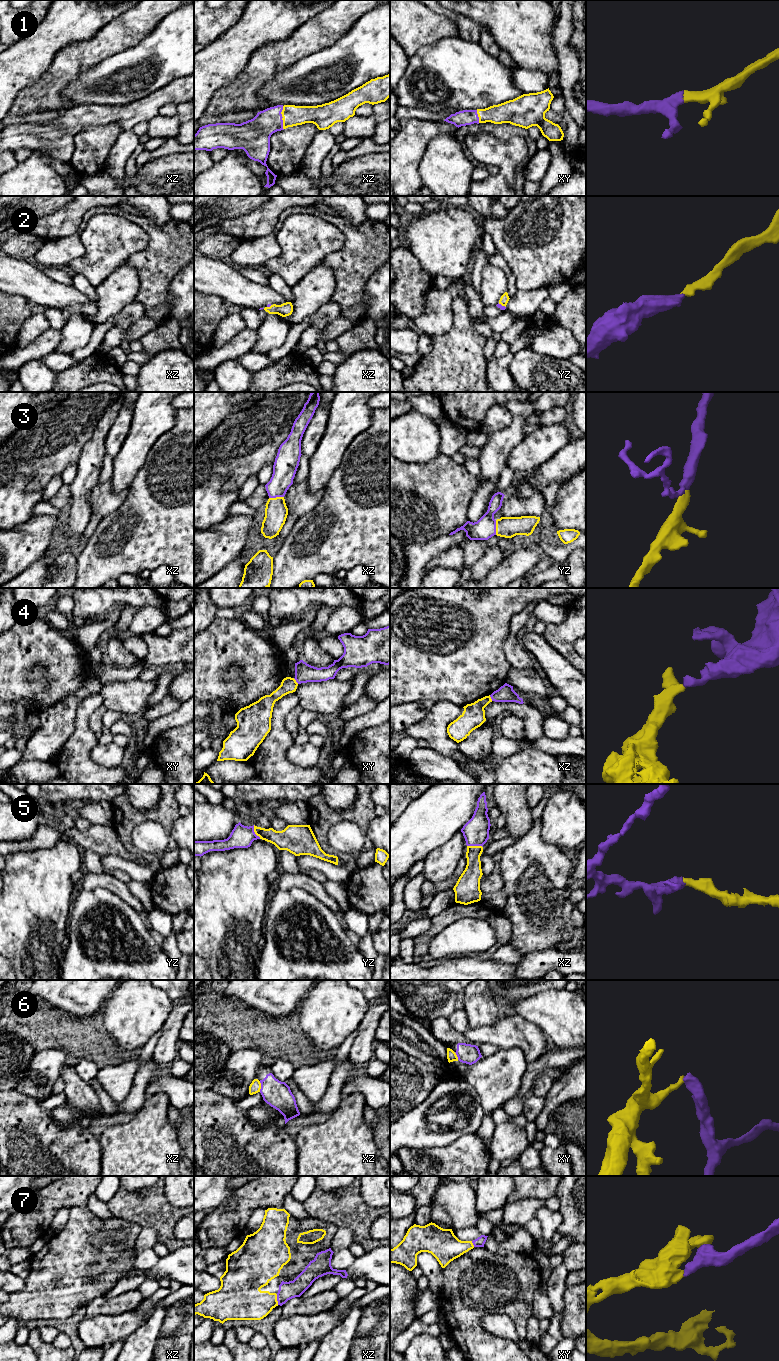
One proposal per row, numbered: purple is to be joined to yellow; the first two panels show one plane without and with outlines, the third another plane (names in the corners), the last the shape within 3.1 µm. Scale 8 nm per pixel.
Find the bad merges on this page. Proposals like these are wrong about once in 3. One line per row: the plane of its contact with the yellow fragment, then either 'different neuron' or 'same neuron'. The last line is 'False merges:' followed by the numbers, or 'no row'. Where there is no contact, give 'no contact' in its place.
1: xz | same neuron
2: yz | same neuron
3: xz | same neuron
4: xy | different neuron
5: xz | same neuron
6: xz | different neuron
7: xz | same neuron
False merges: 4, 6

